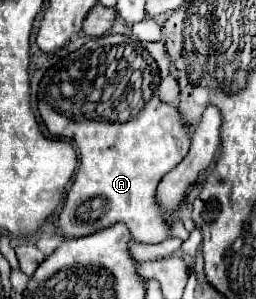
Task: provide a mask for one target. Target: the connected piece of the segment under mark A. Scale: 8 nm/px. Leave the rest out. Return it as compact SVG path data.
M126 35L90 39L44 73L38 89L40 117L52 135L62 135L74 141L74 145L78 141L82 155L74 185L68 191L56 223L66 235L92 235L94 231L112 227L118 221L130 227L134 241L158 243L172 235L172 221L166 217L156 199L156 187L160 179L182 161L182 155L188 153L192 129L184 123L184 119L180 119L178 107L168 105L158 97L158 87L160 71L156 61L142 49L142 45L132 45L132 37Z

